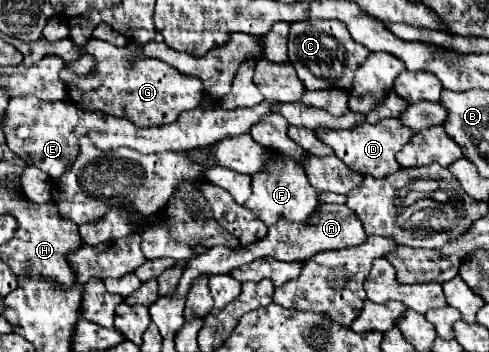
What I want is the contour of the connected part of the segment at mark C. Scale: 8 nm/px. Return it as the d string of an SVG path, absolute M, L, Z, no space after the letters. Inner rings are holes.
M307 19L299 23L291 23L289 27L289 45L287 45L289 63L295 67L299 79L309 91L315 91L321 87L351 87L351 77L359 63L357 59L367 59L369 53L371 51L367 47L353 41L347 27L339 21ZM335 61L339 61L337 67L335 67Z

